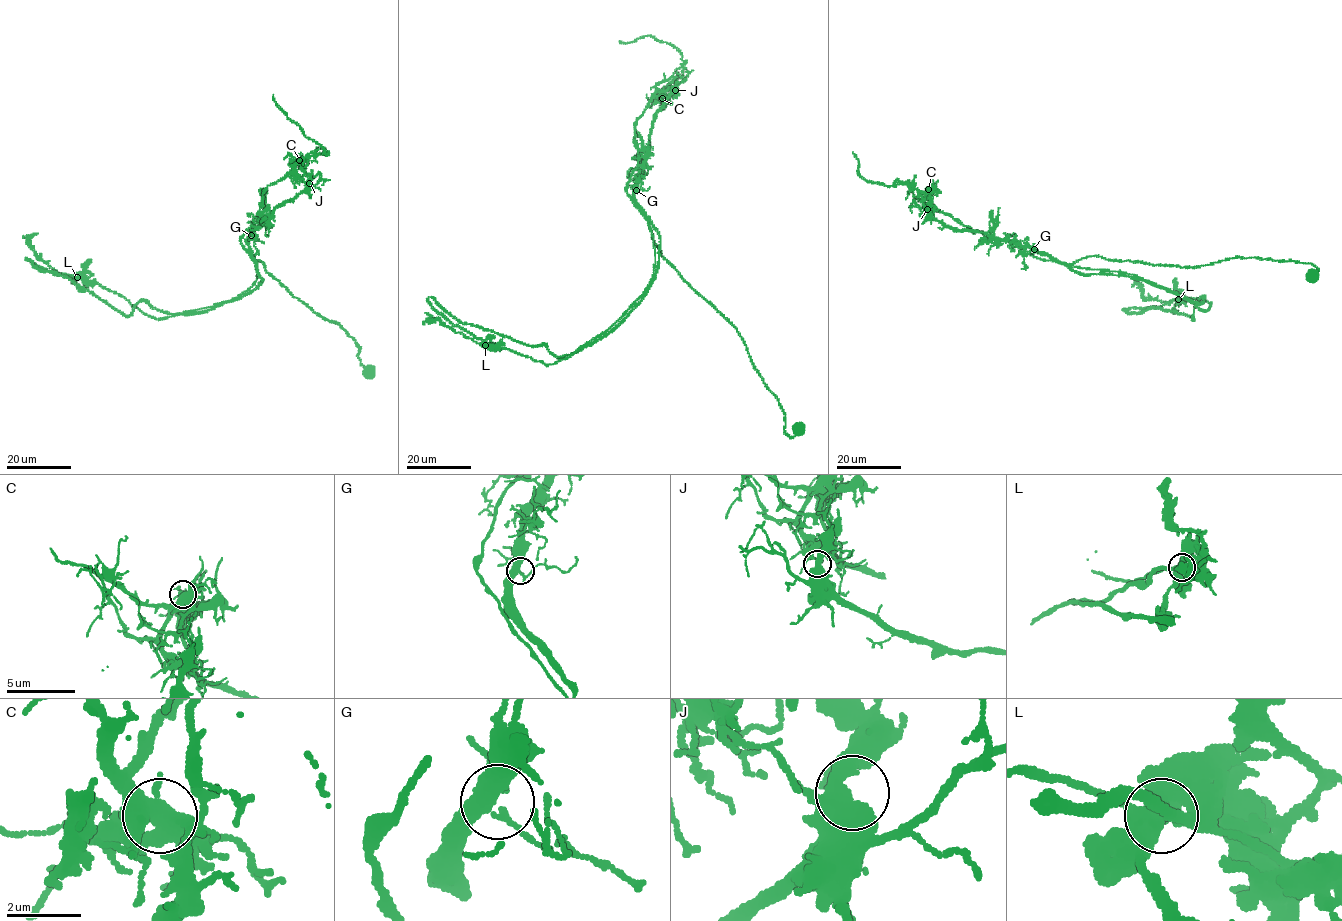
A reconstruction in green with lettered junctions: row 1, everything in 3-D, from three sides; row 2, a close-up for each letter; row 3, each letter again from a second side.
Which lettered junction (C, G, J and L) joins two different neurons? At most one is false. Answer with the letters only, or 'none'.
L

